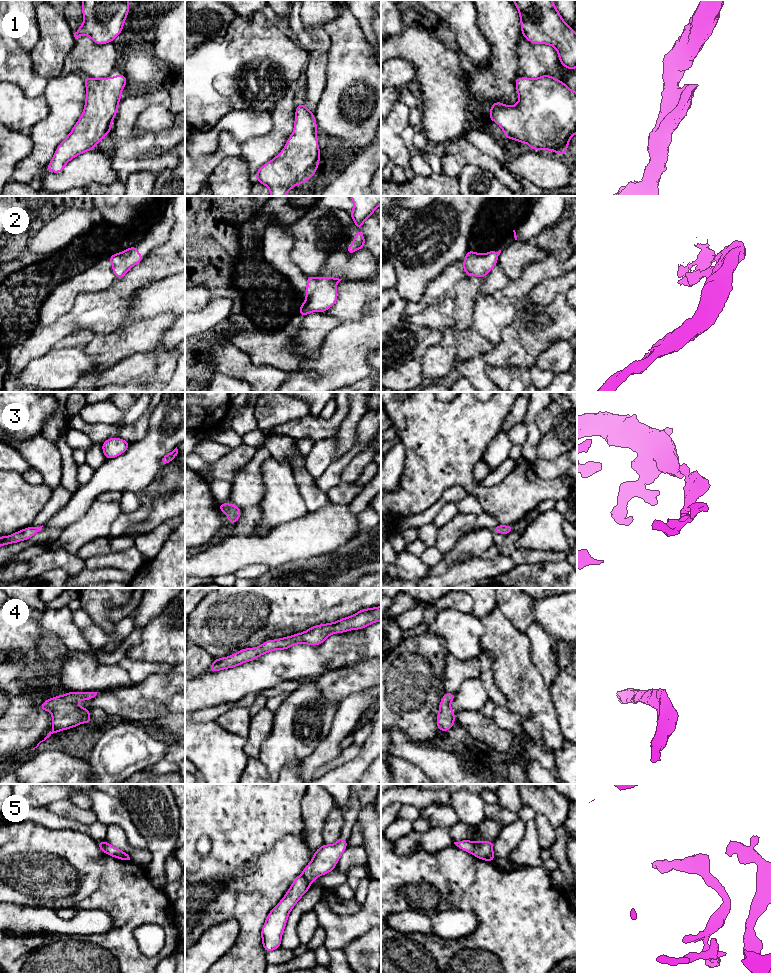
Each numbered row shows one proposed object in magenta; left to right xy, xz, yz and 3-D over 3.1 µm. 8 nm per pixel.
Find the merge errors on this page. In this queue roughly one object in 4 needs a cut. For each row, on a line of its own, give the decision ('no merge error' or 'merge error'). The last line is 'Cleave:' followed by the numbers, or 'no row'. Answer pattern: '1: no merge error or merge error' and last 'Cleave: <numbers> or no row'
1: no merge error
2: no merge error
3: no merge error
4: no merge error
5: no merge error
Cleave: no row

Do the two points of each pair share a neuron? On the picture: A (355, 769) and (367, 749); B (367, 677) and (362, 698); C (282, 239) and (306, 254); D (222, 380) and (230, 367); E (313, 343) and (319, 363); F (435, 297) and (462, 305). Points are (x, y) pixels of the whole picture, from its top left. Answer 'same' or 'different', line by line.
A: same
B: different
C: different
D: different
E: different
F: different

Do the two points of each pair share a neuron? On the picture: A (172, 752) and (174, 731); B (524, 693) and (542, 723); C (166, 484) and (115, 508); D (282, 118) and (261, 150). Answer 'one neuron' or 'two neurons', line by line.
A: two neurons
B: one neuron
C: two neurons
D: one neuron

